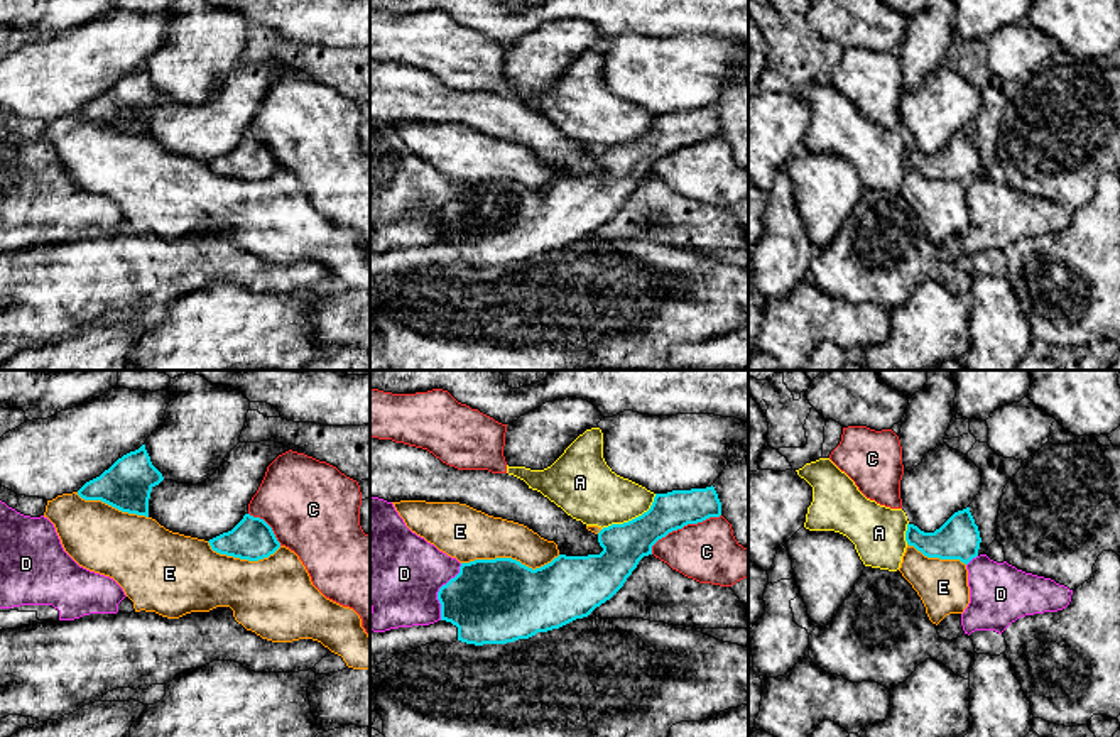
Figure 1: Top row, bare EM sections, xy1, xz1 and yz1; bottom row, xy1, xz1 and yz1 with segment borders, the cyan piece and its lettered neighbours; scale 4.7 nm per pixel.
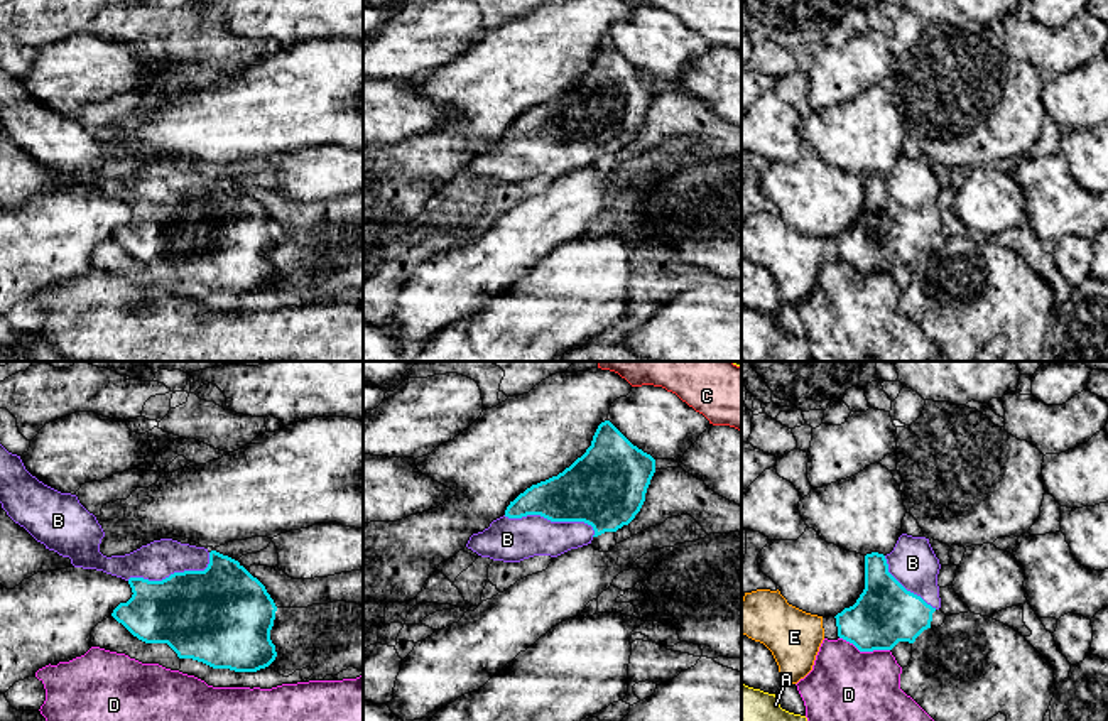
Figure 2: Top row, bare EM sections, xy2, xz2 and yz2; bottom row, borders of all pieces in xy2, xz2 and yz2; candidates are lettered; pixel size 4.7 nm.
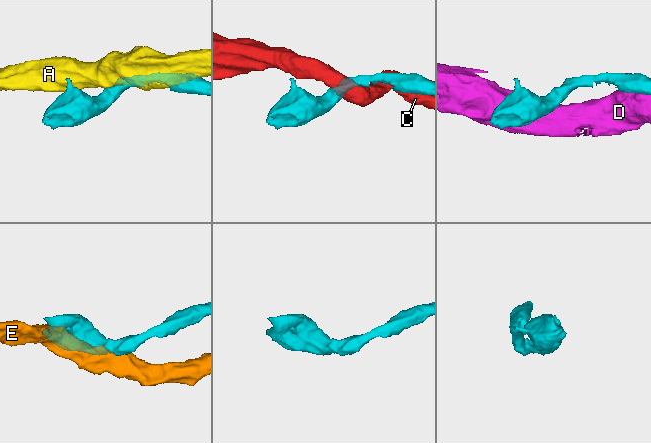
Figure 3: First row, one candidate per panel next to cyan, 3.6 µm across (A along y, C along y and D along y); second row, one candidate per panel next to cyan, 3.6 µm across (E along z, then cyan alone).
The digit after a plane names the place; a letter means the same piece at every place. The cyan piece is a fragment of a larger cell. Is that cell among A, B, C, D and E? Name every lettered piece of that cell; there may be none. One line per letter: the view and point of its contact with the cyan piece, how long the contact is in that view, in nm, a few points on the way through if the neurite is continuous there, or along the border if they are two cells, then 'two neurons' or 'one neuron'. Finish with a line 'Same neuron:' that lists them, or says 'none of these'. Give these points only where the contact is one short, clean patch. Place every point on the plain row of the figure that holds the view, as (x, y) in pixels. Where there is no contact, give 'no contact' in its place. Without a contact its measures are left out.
A: meets cyan in xz1 at (632, 141); contact 320 nm long; two neurons
B: meets cyan in xz2 at (551, 142); contact 440 nm long; one neuron
C: meets cyan in xz1 at (683, 147); contact 380 nm long; two neurons
D: meets cyan in xz1 at (440, 212); contact 300 nm long; two neurons
E: meets cyan in xz1 at (511, 180); contact 480 nm long; two neurons
Same neuron: B

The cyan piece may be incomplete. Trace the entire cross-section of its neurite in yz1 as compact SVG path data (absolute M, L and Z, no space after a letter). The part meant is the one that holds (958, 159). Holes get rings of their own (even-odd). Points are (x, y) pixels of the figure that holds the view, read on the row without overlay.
M970 128L954 134L934 154L924 154L914 145L907 145L905 162L927 179L960 181L968 186L978 177L980 152Z

